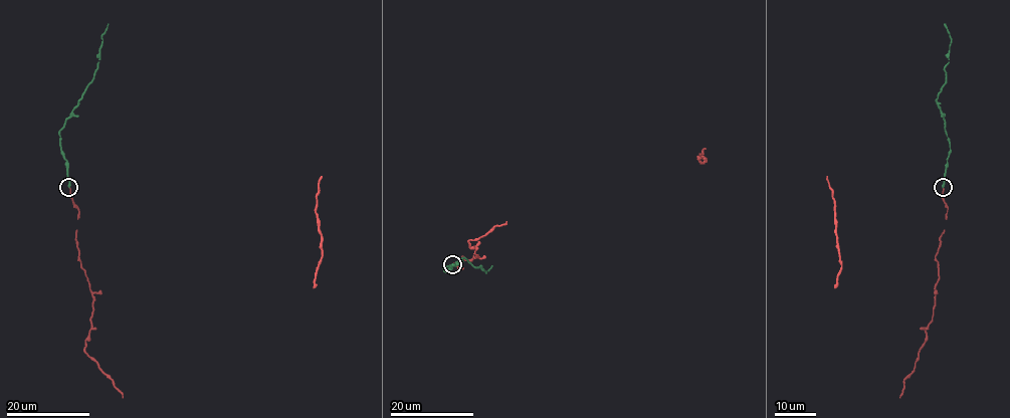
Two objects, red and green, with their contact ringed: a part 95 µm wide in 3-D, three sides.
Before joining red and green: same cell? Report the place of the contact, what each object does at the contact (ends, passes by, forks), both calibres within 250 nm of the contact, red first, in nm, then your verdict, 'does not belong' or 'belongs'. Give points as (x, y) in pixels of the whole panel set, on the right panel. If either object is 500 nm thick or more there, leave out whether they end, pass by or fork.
place (943, 187); red ends; green ends; calibres 120 and 320 nm; belongs

